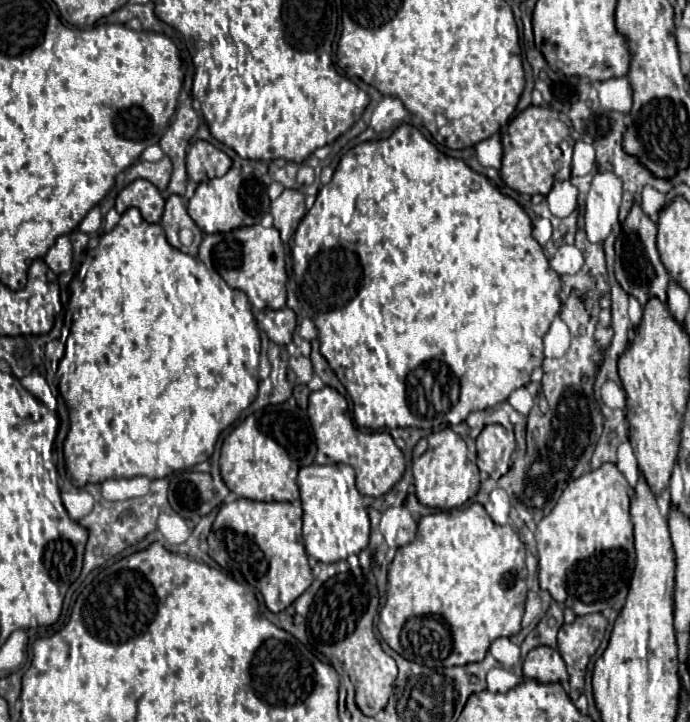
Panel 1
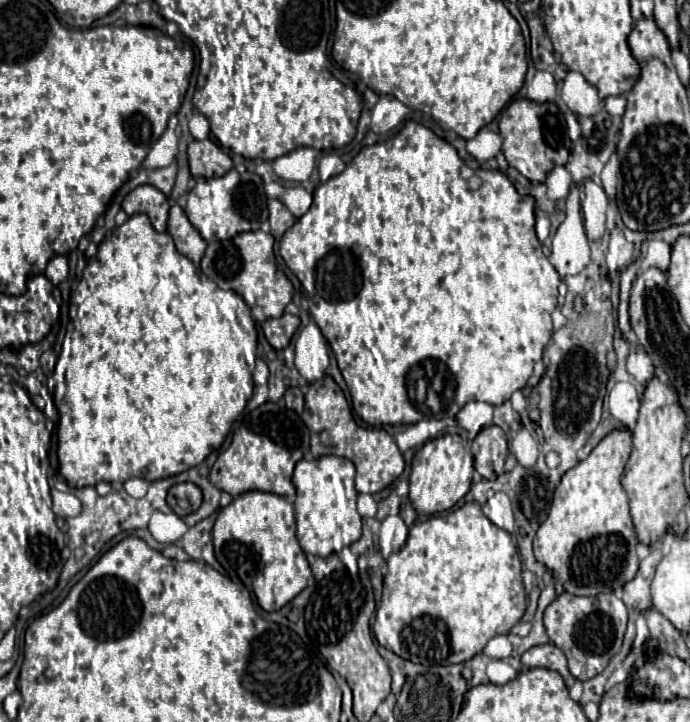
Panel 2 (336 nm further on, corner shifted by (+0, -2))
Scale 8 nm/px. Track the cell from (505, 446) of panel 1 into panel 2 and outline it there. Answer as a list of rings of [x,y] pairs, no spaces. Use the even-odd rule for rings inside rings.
[[[498,426],[482,428],[472,442],[472,454],[474,468],[482,478],[494,480],[496,476],[500,476],[504,472],[502,468],[508,456],[508,442],[504,430]]]

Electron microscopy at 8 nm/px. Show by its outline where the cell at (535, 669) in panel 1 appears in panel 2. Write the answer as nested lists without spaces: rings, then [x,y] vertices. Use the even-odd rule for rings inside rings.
[[[552,642],[542,644],[542,646],[532,646],[530,650],[526,650],[526,654],[522,654],[522,664],[528,668],[548,668],[548,670],[560,672],[560,676],[564,678],[568,688],[576,680],[568,670],[564,652],[560,648],[556,648]]]

